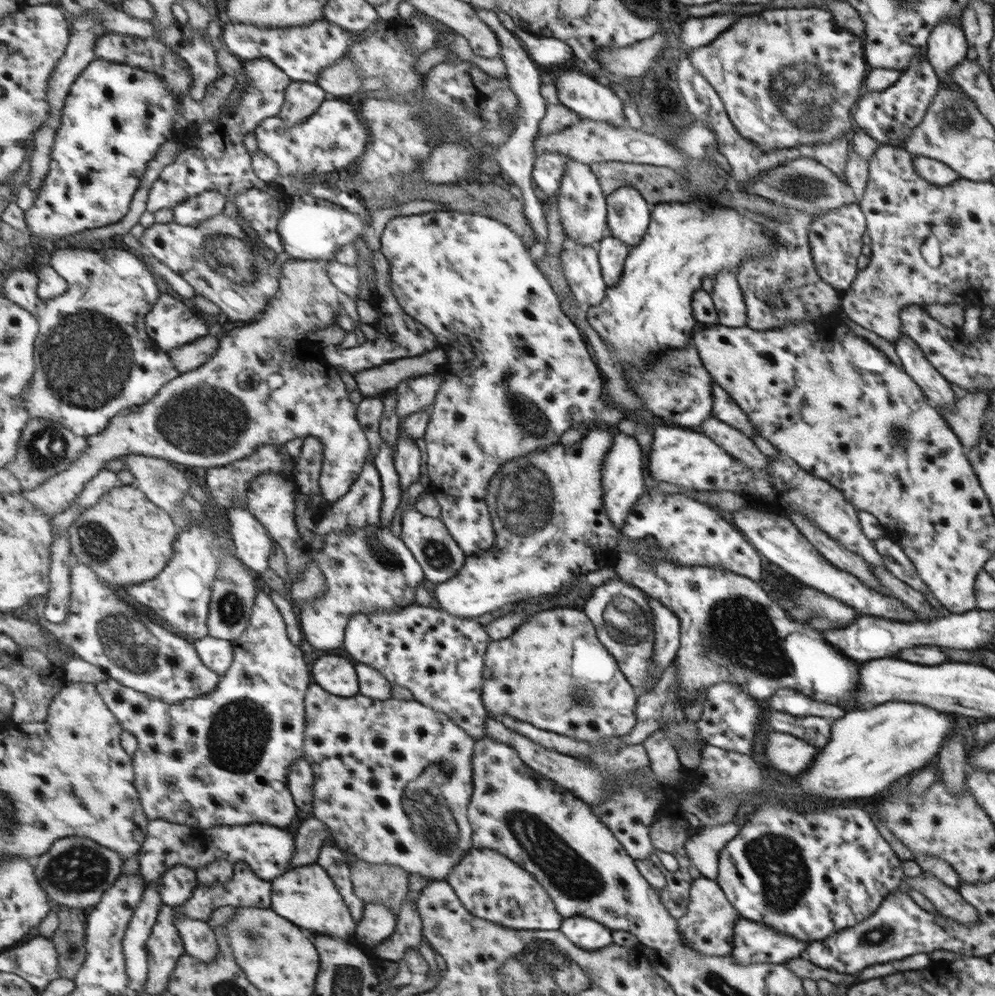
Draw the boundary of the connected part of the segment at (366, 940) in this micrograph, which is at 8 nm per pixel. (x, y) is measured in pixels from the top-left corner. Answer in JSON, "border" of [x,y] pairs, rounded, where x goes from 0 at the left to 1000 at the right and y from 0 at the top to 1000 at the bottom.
{"border":[[[368,908],[367,920],[359,929],[357,940],[361,947],[379,951],[382,947],[393,942],[399,932],[399,919],[393,916],[387,908]]]}

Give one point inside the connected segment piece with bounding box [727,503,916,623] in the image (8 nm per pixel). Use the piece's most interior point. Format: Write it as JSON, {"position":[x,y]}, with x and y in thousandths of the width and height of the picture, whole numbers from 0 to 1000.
{"position":[778,538]}

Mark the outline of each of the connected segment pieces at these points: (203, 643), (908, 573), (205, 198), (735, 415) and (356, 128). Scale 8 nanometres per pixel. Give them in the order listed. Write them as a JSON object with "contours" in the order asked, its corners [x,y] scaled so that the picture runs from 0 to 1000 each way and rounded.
{"contours":[[[[215,639],[201,641],[198,646],[198,655],[202,663],[221,678],[225,678],[235,667],[236,653],[234,645]]],[[[885,541],[877,543],[877,549],[879,549],[879,553],[884,558],[886,568],[897,576],[899,580],[925,595],[934,593],[902,546],[892,541]]],[[[207,191],[200,197],[191,199],[174,212],[175,222],[186,227],[202,225],[226,211],[228,198],[215,191]]],[[[717,385],[716,396],[716,419],[739,430],[753,441],[761,436],[759,430],[753,426],[751,418],[747,416],[739,403],[735,402],[731,395],[724,388],[720,388],[719,385]]],[[[331,97],[315,116],[298,127],[290,127],[278,115],[266,119],[255,133],[260,151],[278,163],[284,177],[326,175],[336,179],[345,169],[358,165],[371,143],[370,129],[359,118],[357,108],[336,97]]]]}

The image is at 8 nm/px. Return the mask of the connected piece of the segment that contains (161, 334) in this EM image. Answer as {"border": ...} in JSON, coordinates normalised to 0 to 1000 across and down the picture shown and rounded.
{"border":[[[163,293],[147,317],[150,337],[157,342],[160,350],[169,354],[199,342],[212,335],[213,331],[199,314],[200,311],[196,313],[184,301]]]}

